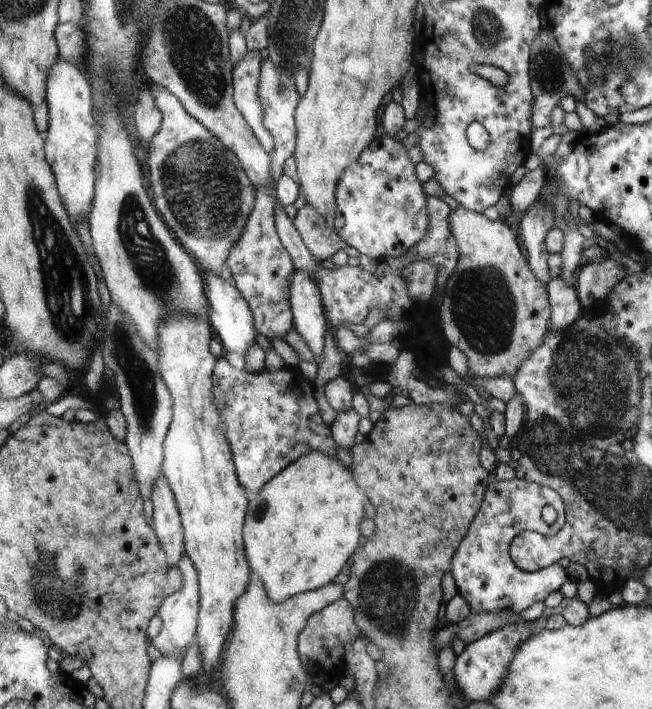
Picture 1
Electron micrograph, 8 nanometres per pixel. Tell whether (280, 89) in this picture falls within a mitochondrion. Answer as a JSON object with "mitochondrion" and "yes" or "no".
{"mitochondrion":"yes"}

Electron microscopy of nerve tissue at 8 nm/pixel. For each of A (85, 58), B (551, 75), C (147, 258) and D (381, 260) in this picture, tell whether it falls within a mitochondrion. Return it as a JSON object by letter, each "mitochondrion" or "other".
{"A":"other","B":"mitochondrion","C":"mitochondrion","D":"other"}

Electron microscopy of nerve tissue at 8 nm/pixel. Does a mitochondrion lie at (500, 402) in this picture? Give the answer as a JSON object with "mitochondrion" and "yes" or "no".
{"mitochondrion":"no"}

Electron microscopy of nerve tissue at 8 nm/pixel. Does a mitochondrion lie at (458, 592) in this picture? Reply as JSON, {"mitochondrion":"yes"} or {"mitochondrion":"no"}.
{"mitochondrion":"no"}

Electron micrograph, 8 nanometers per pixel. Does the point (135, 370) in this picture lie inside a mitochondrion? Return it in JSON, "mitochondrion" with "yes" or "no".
{"mitochondrion":"yes"}

